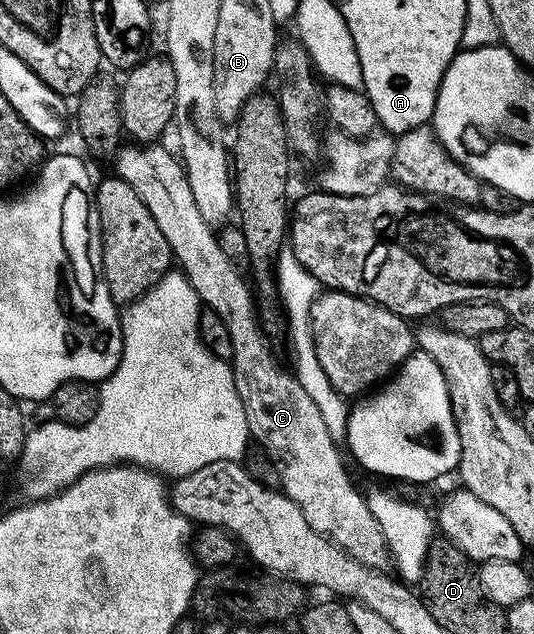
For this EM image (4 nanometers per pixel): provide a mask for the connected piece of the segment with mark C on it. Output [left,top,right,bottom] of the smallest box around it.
[117,146,388,570]

